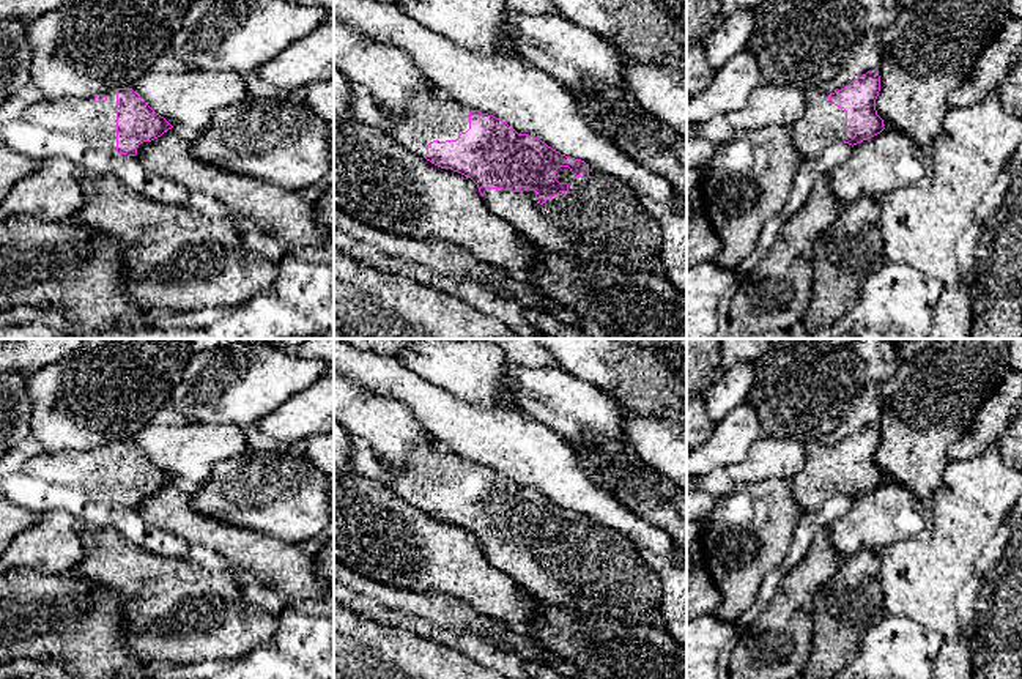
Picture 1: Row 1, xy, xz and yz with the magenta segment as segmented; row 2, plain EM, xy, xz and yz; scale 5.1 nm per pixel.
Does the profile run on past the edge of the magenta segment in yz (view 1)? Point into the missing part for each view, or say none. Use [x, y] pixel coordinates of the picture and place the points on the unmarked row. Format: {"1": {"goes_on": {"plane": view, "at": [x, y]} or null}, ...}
{"1": {"goes_on": {"plane": "yz", "at": [822, 476]}}}

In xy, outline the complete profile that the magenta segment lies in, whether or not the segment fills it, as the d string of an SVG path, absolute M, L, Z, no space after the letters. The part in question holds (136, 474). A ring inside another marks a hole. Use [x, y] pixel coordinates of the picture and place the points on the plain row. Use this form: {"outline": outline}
{"outline": "M132 441L109 443L87 452L41 452L27 458L22 469L44 482L79 488L93 501L128 509L135 509L140 496L173 480Z"}

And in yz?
{"outline": "M877 422L835 446L806 444L805 465L791 477L794 501L803 510L813 510L836 495L854 499L880 487L885 480L876 463L879 444Z"}

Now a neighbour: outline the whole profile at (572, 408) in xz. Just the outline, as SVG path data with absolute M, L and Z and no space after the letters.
M510 362L505 372L520 411L567 443L591 435L627 443L620 403L594 384L562 367L529 369Z

